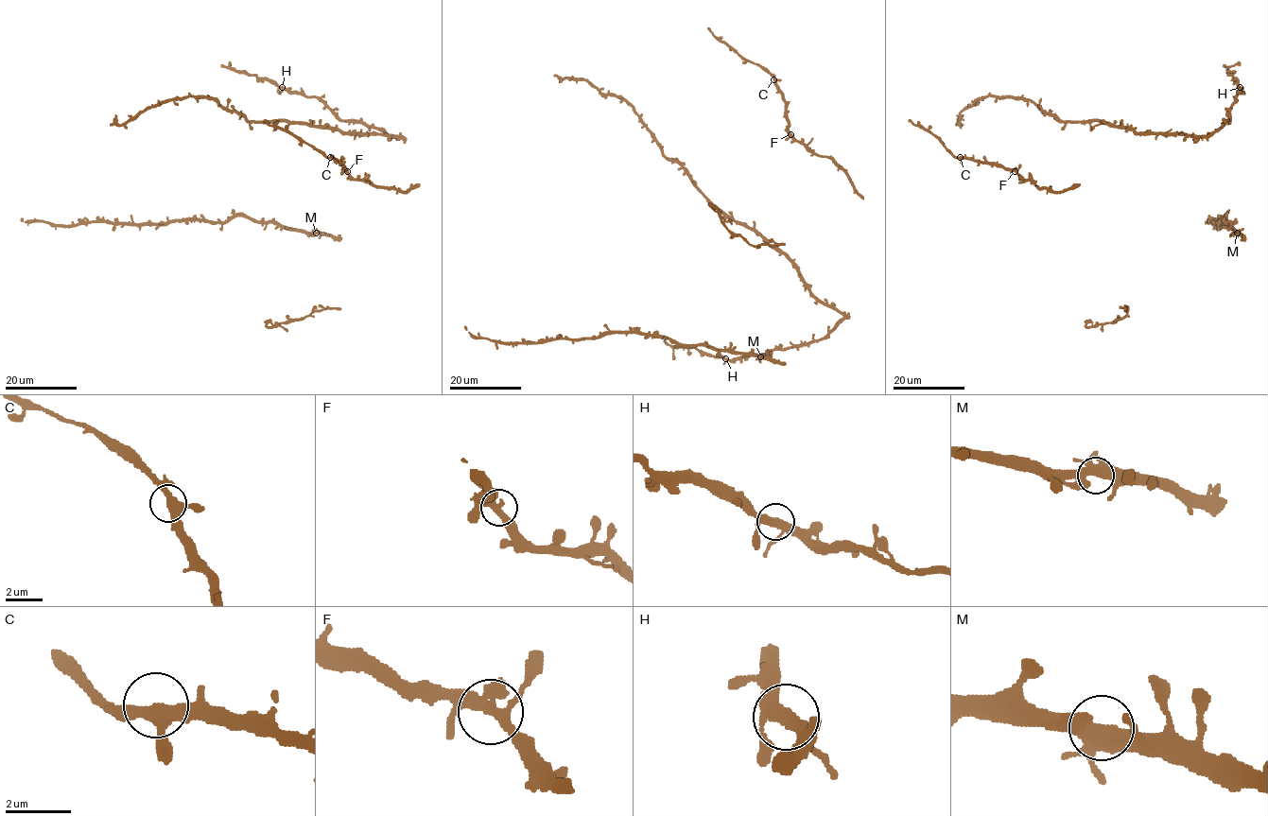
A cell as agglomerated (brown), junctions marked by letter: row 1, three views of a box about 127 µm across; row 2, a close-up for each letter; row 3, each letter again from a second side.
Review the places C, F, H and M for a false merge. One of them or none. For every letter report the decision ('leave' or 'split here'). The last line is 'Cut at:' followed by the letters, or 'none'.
C: leave
F: leave
H: leave
M: leave
Cut at: none

